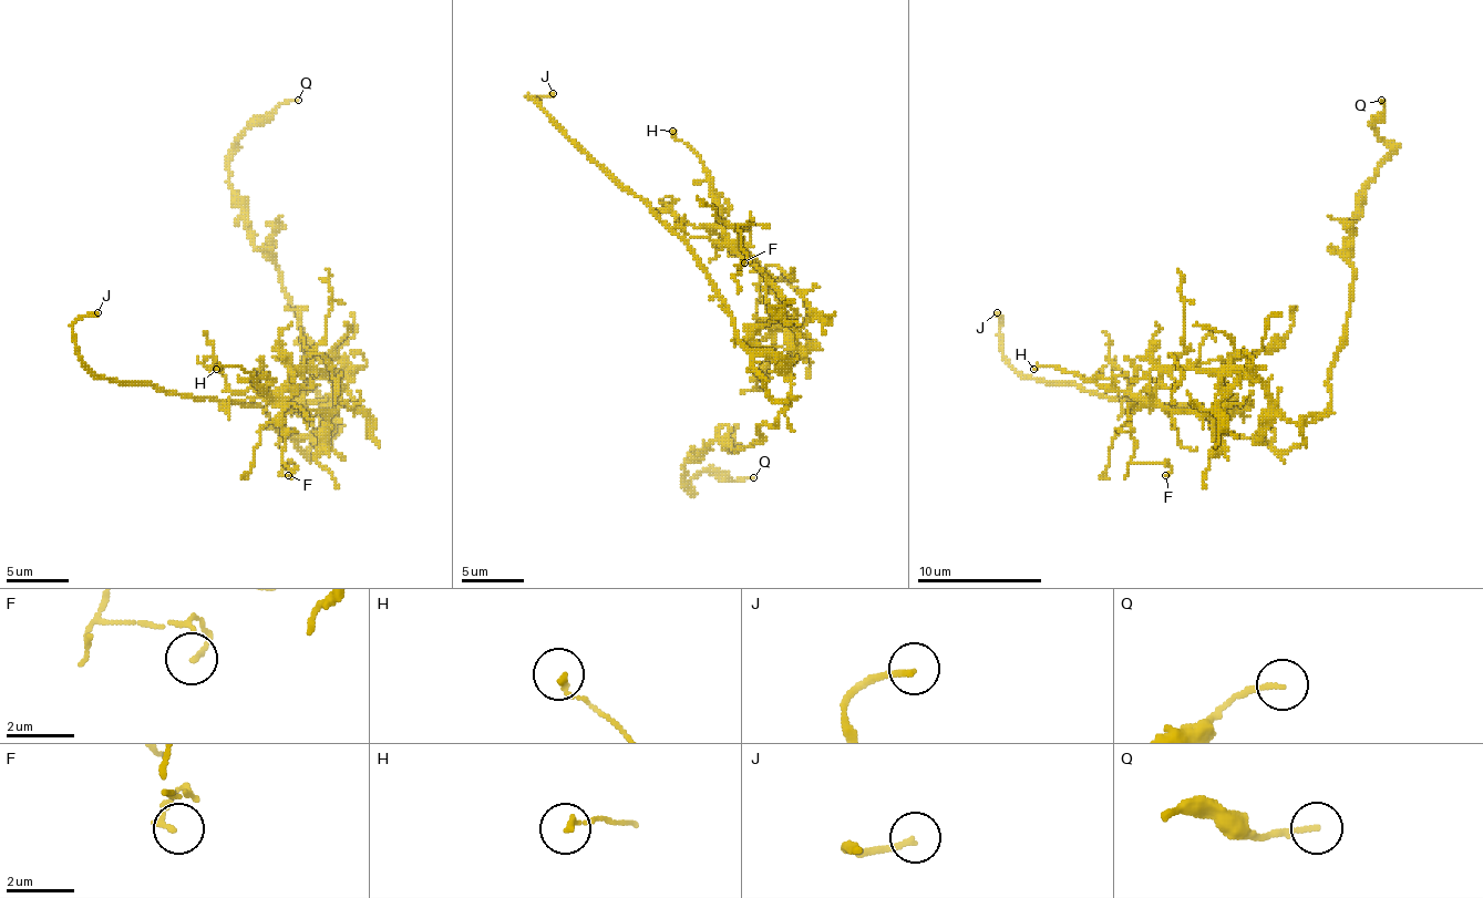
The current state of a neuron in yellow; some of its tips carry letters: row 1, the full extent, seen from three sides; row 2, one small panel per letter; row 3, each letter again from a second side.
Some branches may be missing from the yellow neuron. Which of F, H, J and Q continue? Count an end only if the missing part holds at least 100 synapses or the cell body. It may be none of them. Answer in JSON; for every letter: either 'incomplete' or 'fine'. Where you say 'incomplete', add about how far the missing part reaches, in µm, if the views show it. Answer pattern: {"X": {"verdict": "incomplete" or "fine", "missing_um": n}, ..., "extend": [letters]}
{"F": {"verdict": "fine"}, "H": {"verdict": "fine"}, "J": {"verdict": "incomplete", "missing_um": 20}, "Q": {"verdict": "fine"}, "extend": ["J"]}

